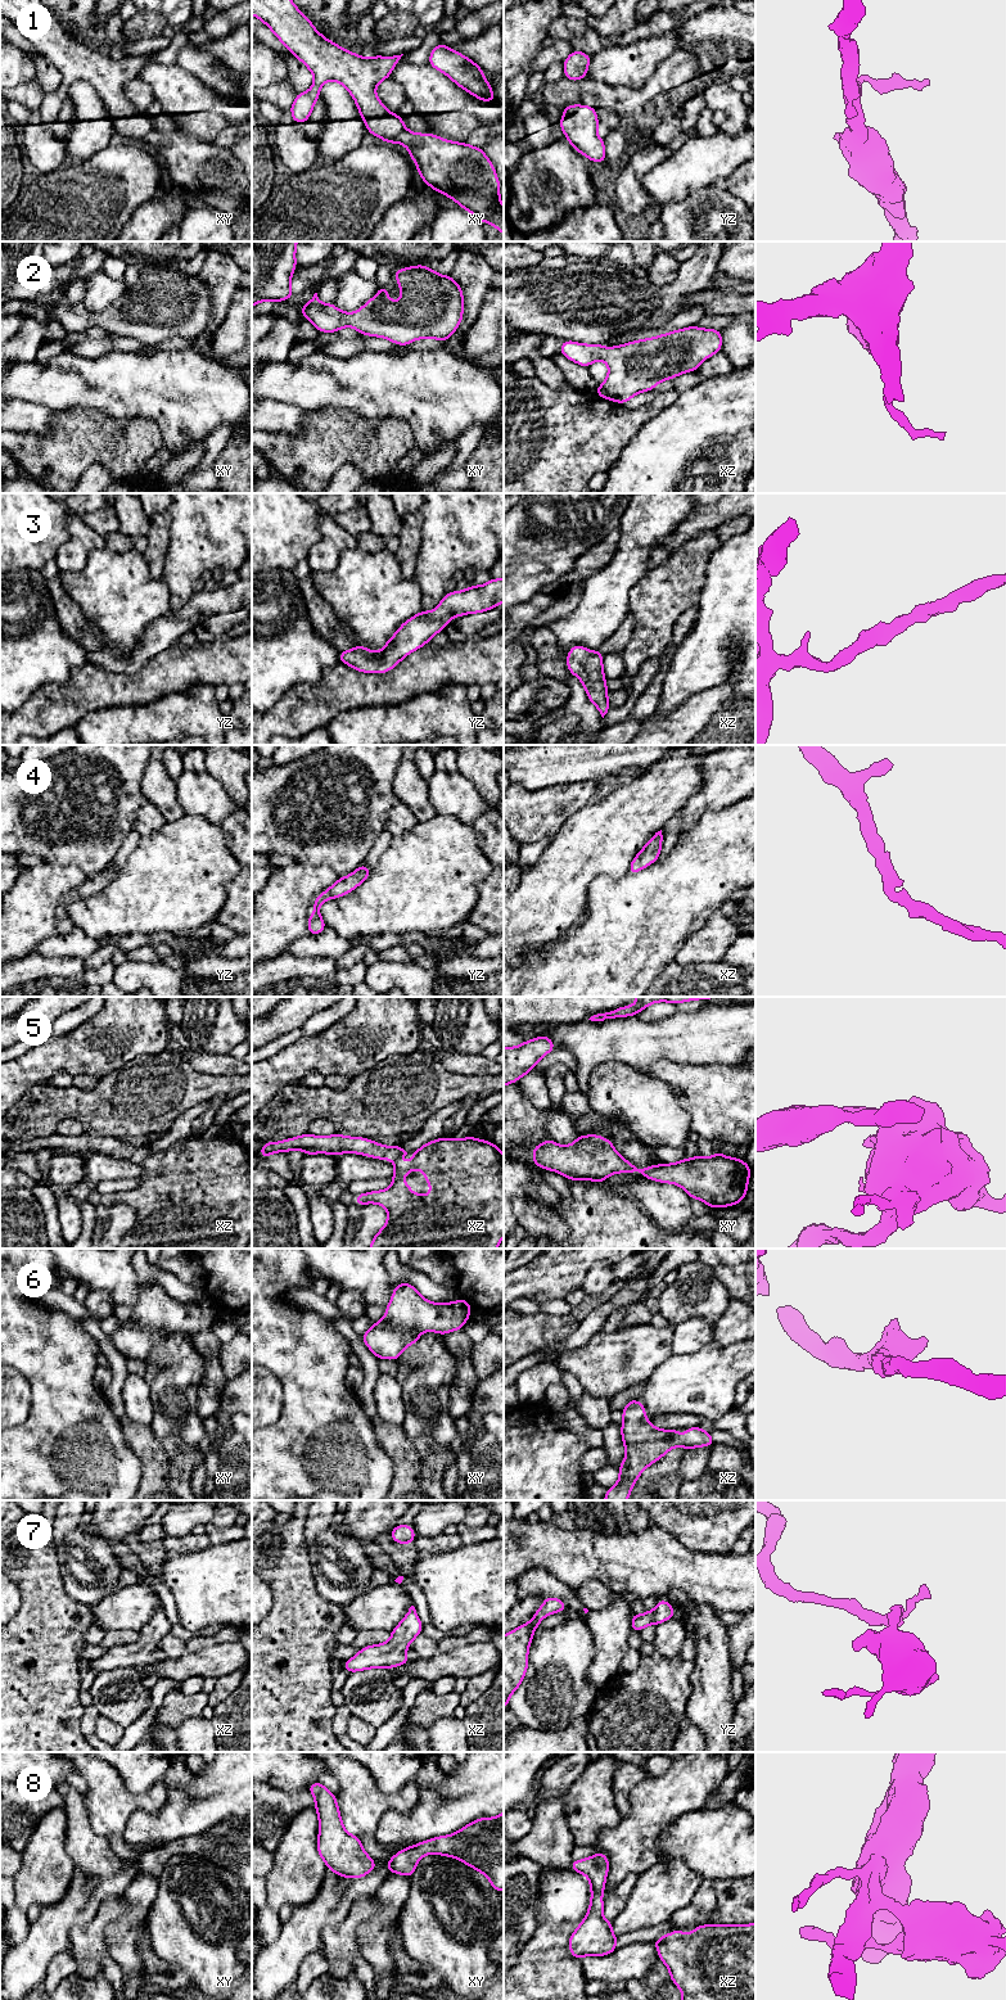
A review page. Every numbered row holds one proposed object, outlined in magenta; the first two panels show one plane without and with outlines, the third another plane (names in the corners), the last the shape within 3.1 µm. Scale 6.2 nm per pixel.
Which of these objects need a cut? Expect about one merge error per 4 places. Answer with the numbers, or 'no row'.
no row

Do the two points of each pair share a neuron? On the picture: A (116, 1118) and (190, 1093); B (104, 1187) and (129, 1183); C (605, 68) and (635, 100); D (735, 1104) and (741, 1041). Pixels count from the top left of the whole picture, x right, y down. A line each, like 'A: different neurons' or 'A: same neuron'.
A: same neuron
B: same neuron
C: different neurons
D: different neurons

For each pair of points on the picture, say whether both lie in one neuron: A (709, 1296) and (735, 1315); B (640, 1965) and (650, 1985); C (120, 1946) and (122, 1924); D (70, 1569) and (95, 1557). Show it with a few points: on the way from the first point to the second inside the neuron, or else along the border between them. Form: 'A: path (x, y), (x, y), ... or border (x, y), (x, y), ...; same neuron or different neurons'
A: border (731, 1300), (723, 1313), (713, 1322); different neurons
B: border (658, 1956), (643, 1978), (626, 1982); different neurons
C: path (122, 1941), (122, 1929); same neuron
D: path (76, 1569), (84, 1569), (89, 1563); same neuron

